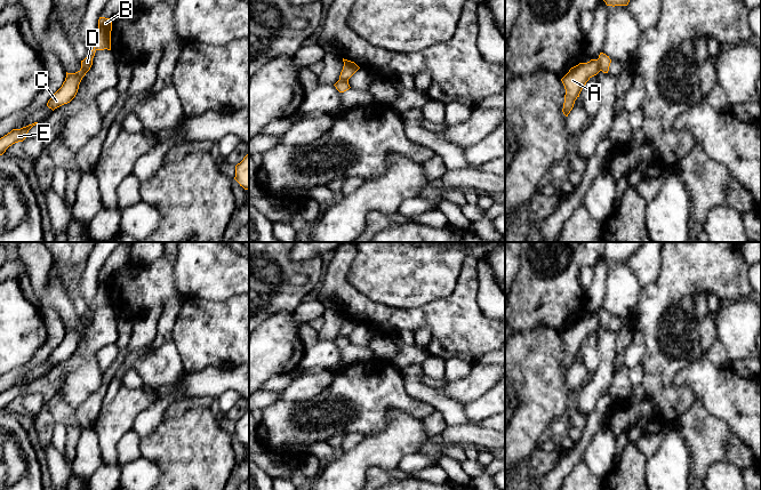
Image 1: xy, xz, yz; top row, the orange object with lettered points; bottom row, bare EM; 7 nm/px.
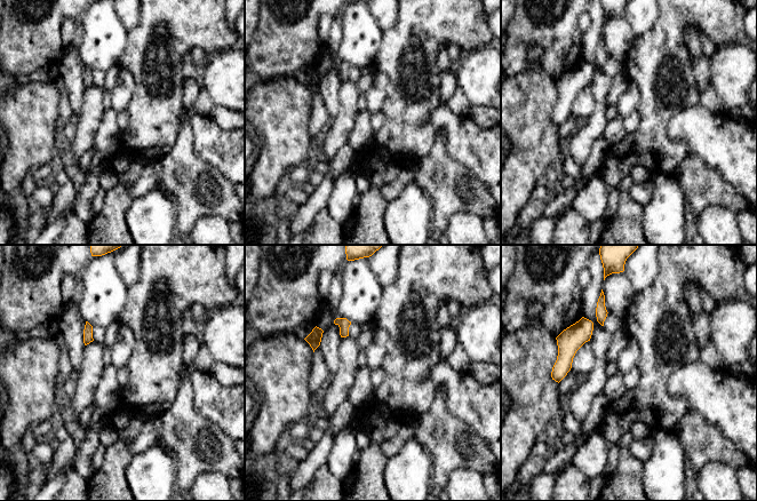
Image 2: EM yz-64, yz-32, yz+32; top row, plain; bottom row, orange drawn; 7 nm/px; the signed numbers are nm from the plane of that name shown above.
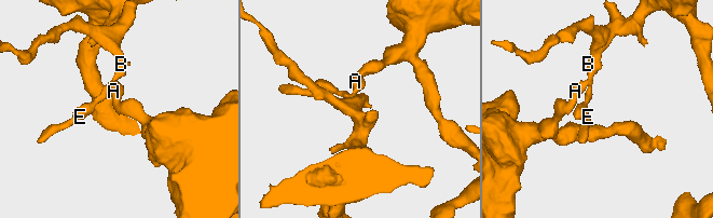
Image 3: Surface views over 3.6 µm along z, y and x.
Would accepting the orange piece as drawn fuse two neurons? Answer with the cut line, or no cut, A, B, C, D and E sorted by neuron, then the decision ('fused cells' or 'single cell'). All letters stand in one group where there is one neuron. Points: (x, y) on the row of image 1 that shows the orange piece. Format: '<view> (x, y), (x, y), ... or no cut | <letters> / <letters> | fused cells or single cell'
yz (597, 59), (600, 70) | A / B C D E | fused cells

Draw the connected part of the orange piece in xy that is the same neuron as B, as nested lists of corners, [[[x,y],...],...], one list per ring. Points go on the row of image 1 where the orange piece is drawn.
[[[99,17],[98,19],[98,37],[94,49],[88,53],[87,57],[81,61],[81,69],[75,73],[67,73],[62,87],[51,96],[47,106],[53,111],[64,104],[70,103],[77,95],[79,85],[86,73],[93,65],[93,58],[97,50],[111,50],[111,31],[112,18]]]

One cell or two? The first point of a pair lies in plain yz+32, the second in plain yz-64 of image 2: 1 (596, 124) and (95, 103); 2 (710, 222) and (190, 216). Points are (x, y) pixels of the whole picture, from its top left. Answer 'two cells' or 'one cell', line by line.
1: one cell
2: two cells

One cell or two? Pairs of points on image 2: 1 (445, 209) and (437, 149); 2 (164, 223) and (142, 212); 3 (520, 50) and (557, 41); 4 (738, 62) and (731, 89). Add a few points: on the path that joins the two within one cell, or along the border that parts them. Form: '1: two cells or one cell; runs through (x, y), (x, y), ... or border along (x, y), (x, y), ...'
1: one cell; runs through (445, 195), (445, 184), (438, 174), (438, 164)
2: one cell; runs through (158, 222), (148, 217)
3: one cell; runs through (530, 41), (548, 40)
4: one cell; runs through (732, 69), (732, 82)

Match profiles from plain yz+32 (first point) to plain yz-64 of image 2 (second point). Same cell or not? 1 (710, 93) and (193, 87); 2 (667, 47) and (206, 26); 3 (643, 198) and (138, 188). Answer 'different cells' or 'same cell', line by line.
1: different cells
2: same cell
3: same cell

